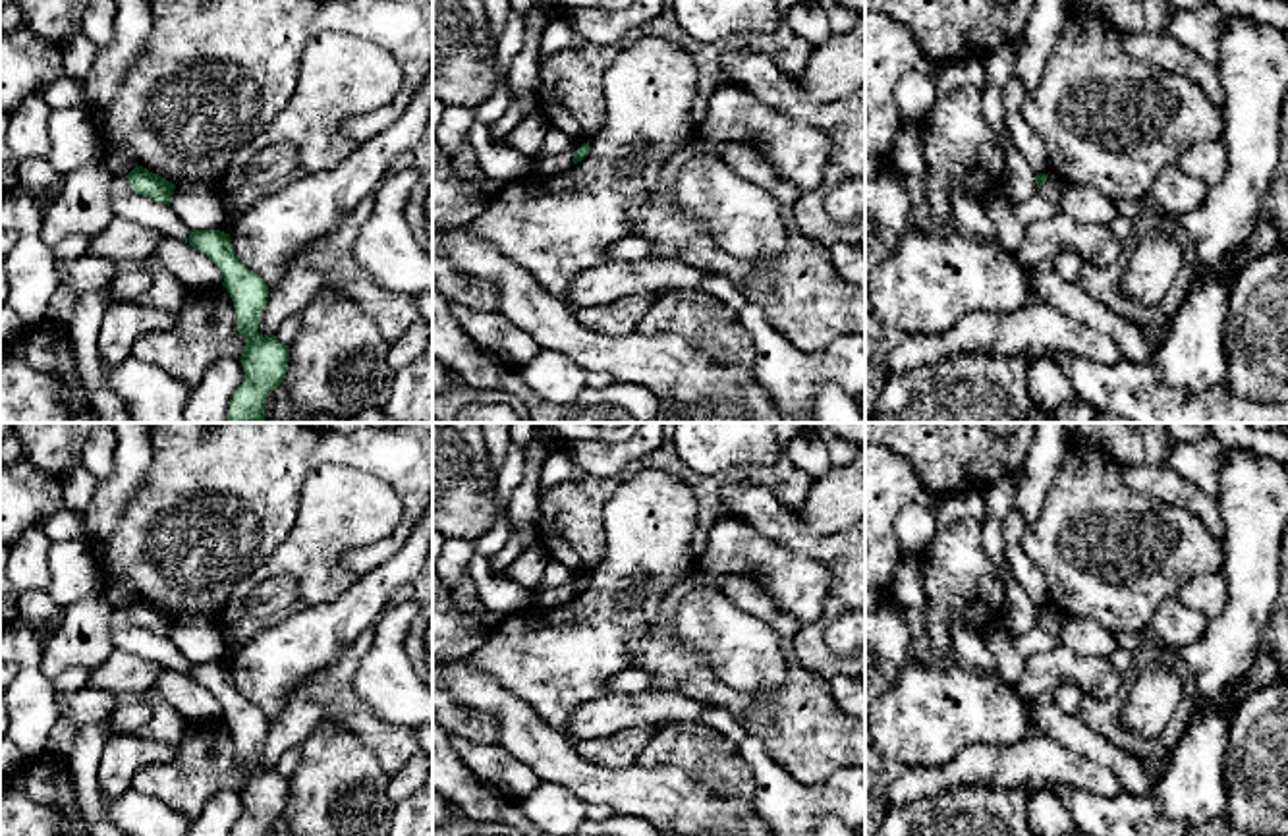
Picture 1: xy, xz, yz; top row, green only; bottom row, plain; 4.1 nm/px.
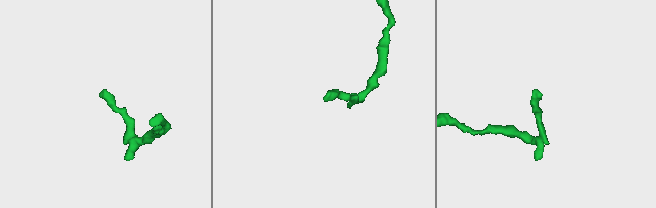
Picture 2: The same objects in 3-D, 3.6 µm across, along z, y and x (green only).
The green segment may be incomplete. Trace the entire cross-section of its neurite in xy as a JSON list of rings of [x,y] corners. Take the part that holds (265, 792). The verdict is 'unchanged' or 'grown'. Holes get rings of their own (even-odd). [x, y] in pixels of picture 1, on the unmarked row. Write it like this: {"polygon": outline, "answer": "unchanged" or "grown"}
{"polygon": [[[193,662],[189,678],[205,685],[222,705],[238,749],[238,765],[247,770],[239,790],[243,813],[230,836],[266,836],[270,824],[280,819],[288,805],[290,780],[276,768],[257,765],[261,745],[266,739],[268,720],[236,687],[230,666],[220,662]]], "answer": "unchanged"}

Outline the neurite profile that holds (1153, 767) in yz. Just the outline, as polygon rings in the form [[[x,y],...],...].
[[[1172,751],[1166,755],[1153,755],[1139,761],[1143,768],[1143,776],[1151,786],[1155,786],[1162,778],[1164,770],[1170,765],[1170,759],[1172,759]]]

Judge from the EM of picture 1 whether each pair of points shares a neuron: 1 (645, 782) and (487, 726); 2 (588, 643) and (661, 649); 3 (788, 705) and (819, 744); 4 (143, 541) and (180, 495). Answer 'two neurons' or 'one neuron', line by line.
1: two neurons
2: two neurons
3: one neuron
4: one neuron

